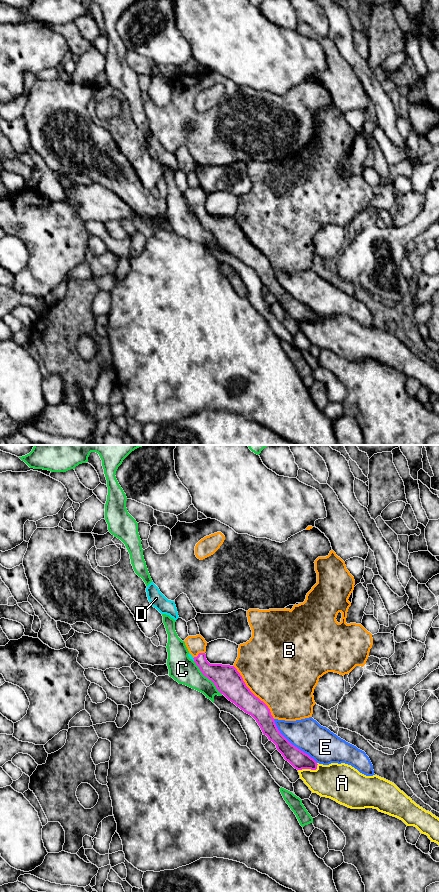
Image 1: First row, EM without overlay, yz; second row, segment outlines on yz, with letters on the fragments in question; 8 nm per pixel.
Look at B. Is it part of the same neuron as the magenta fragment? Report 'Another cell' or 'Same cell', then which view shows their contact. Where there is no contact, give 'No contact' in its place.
Same cell. Touches magenta in yz

